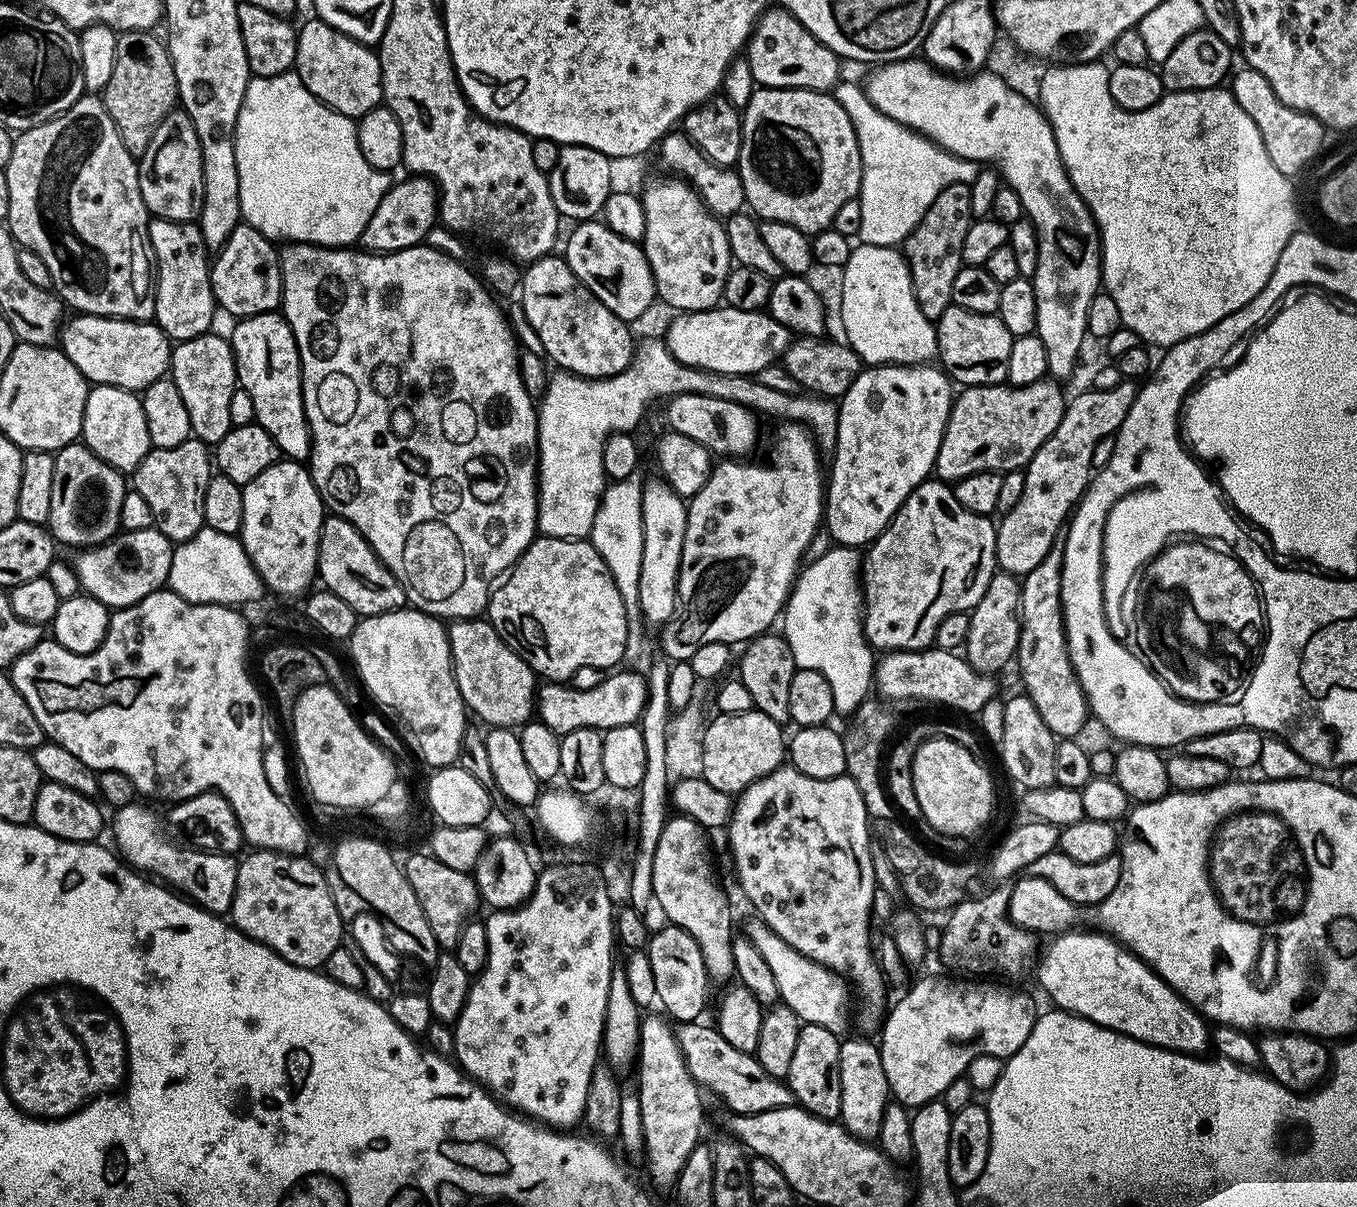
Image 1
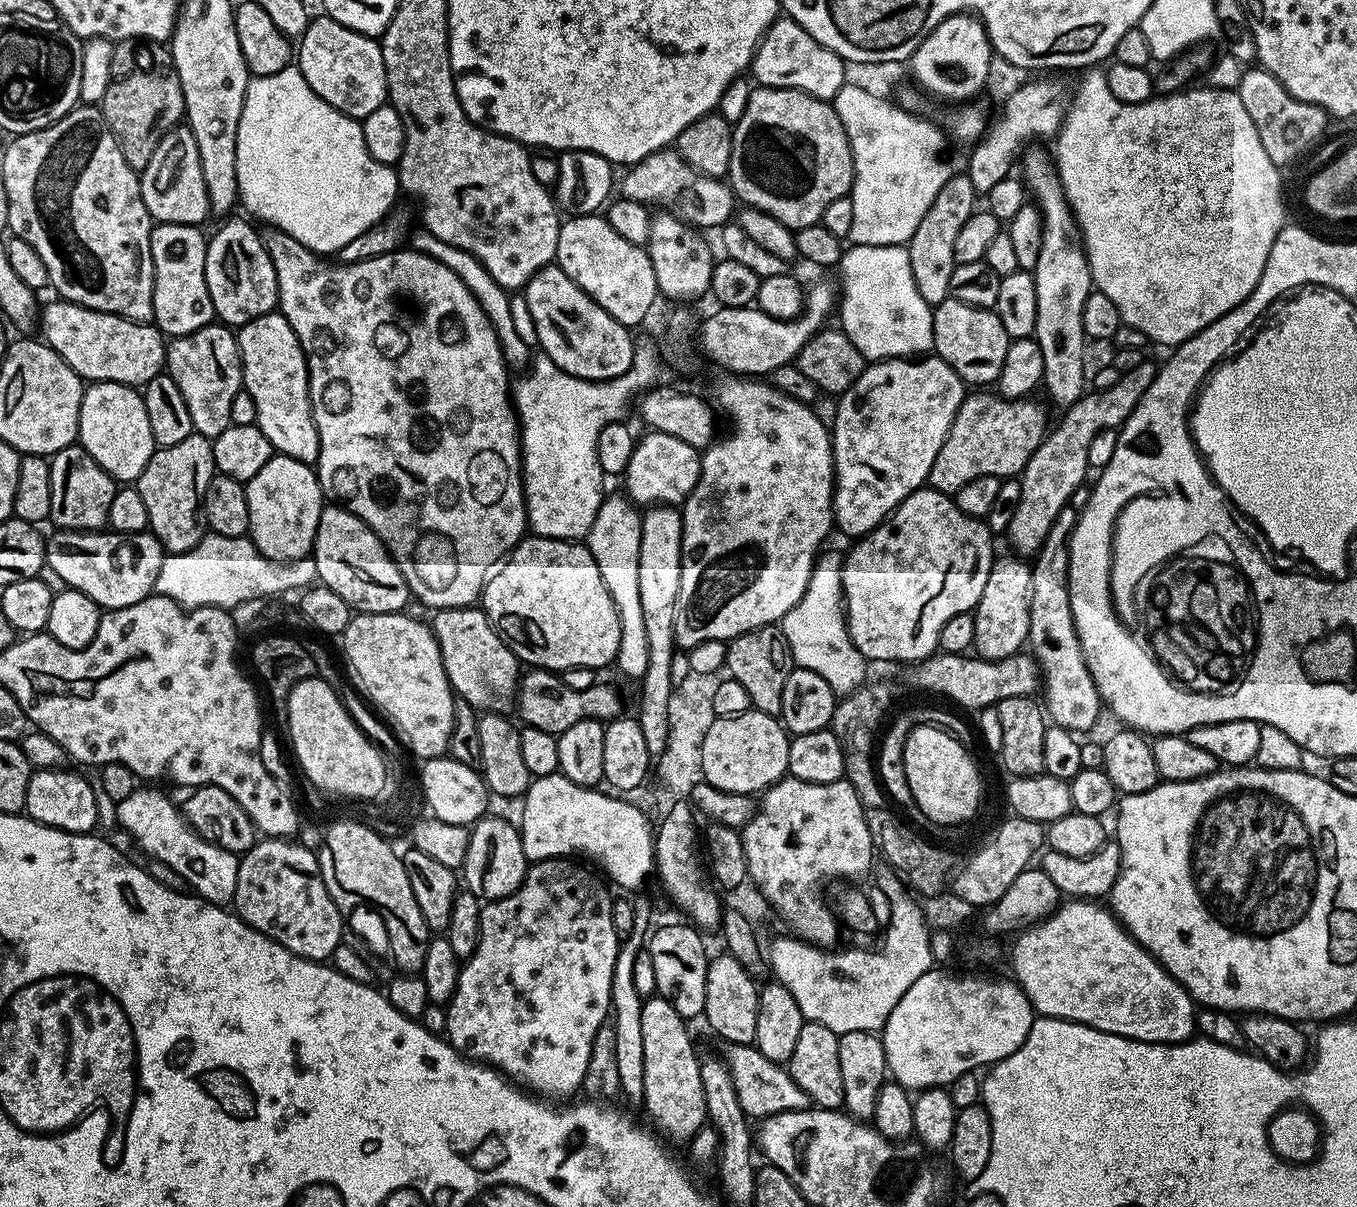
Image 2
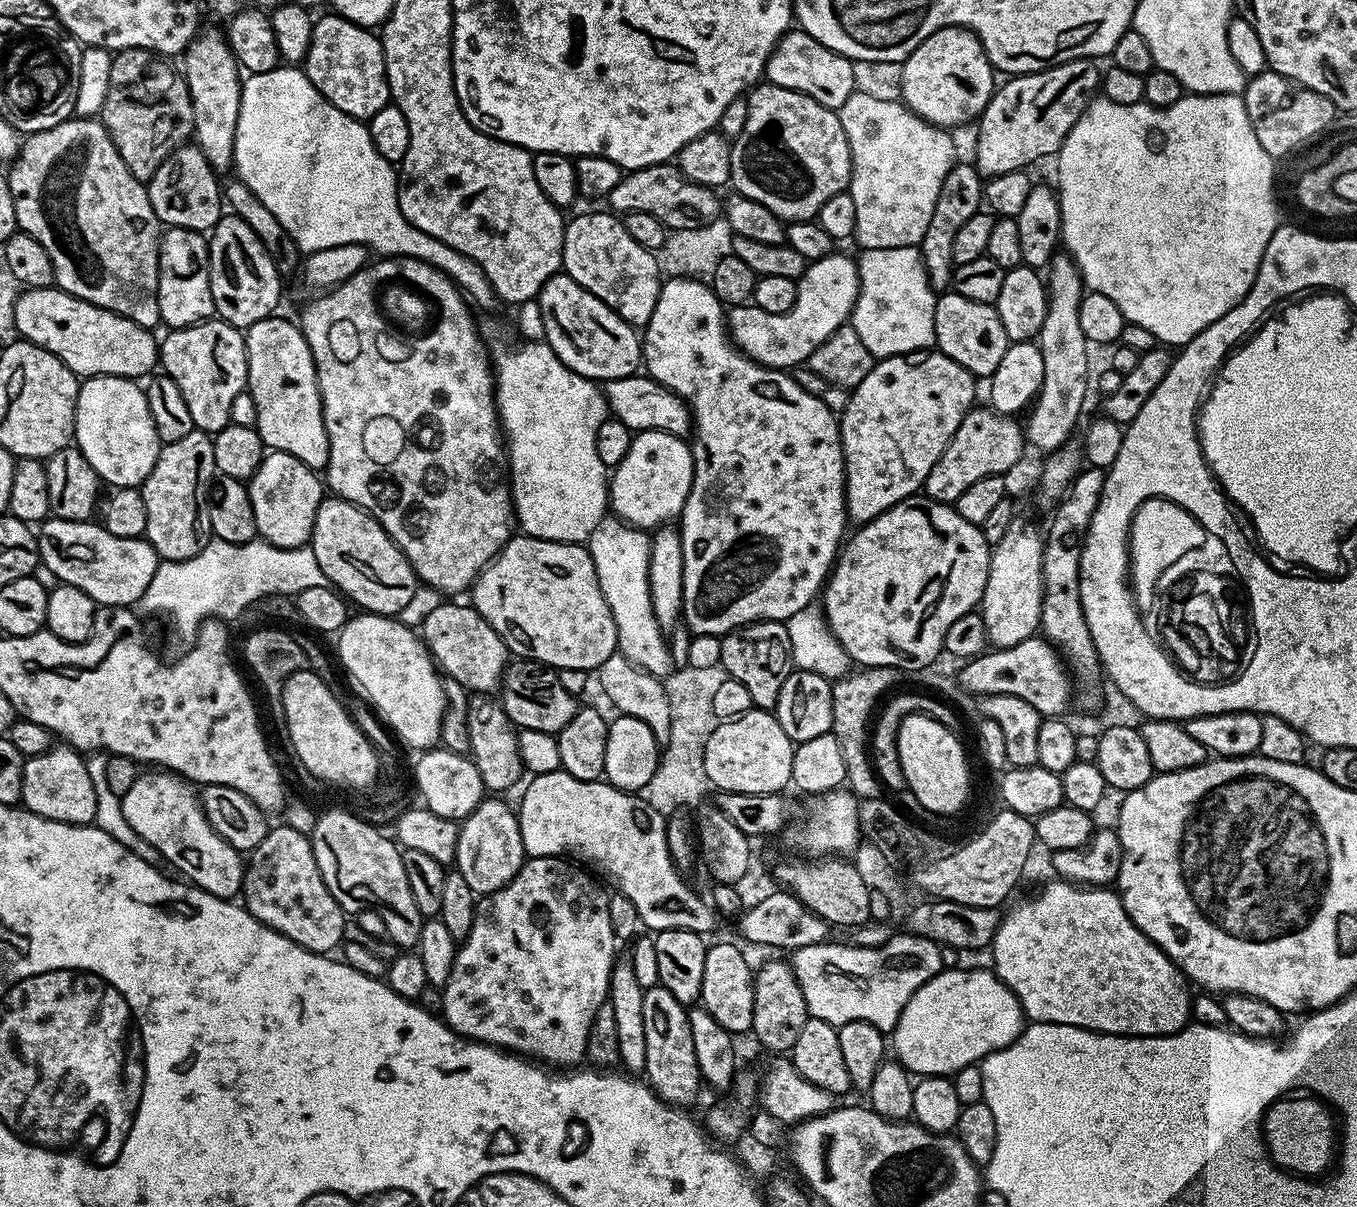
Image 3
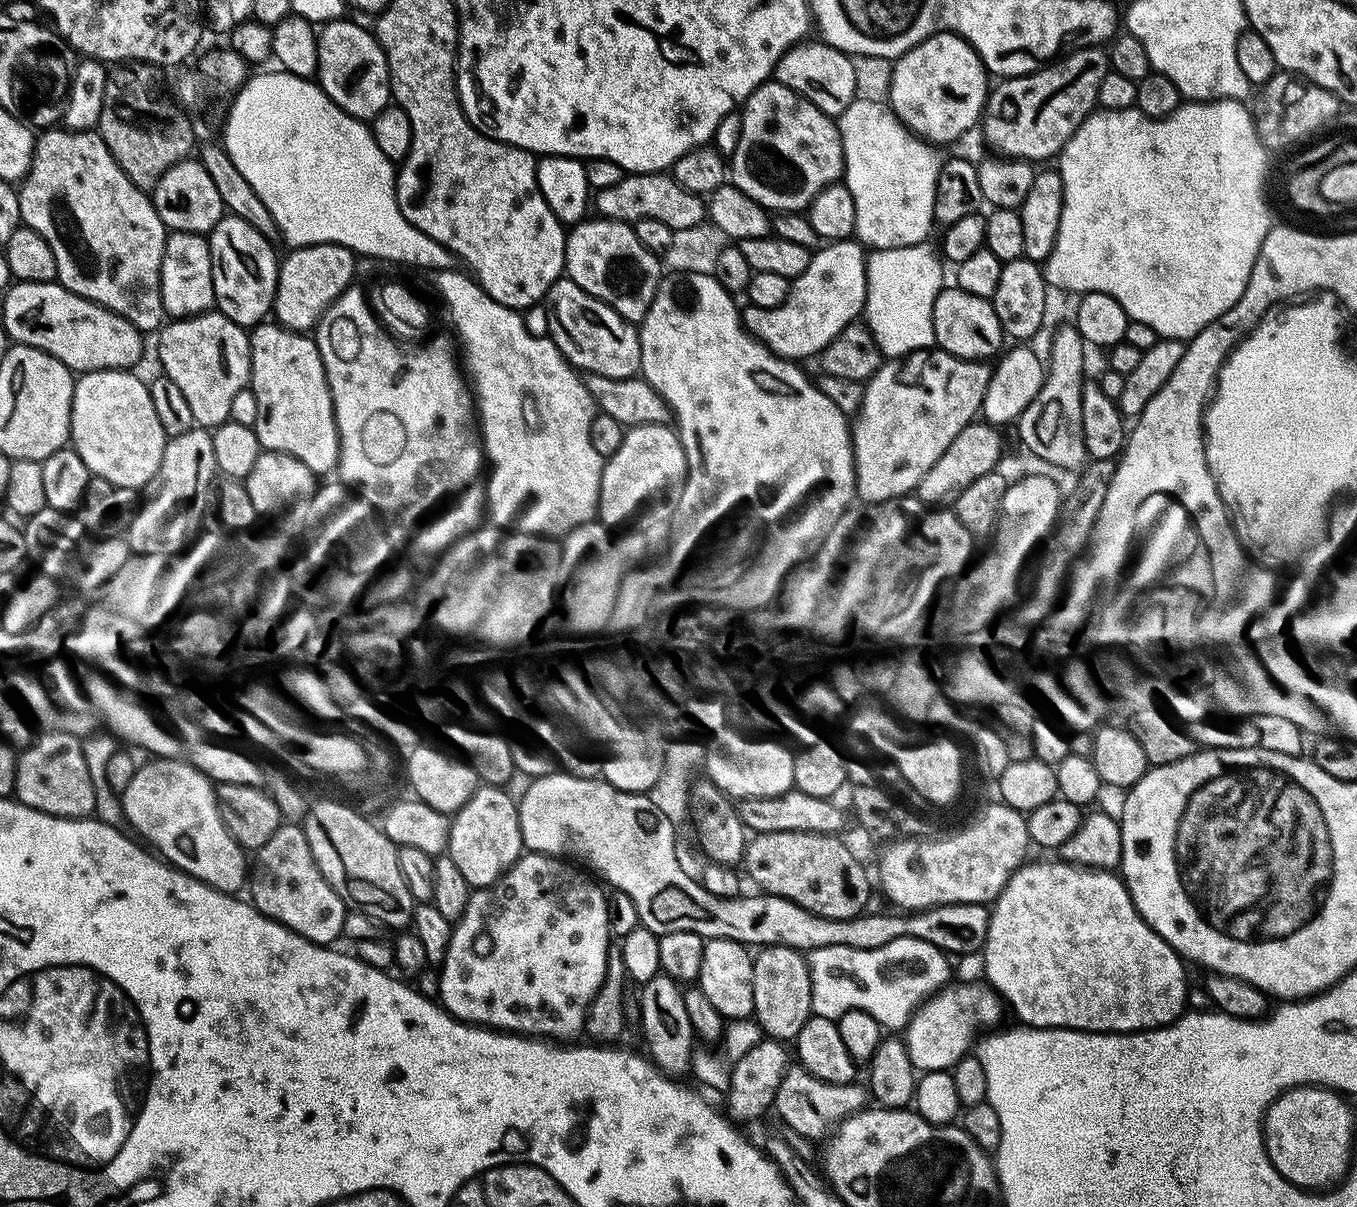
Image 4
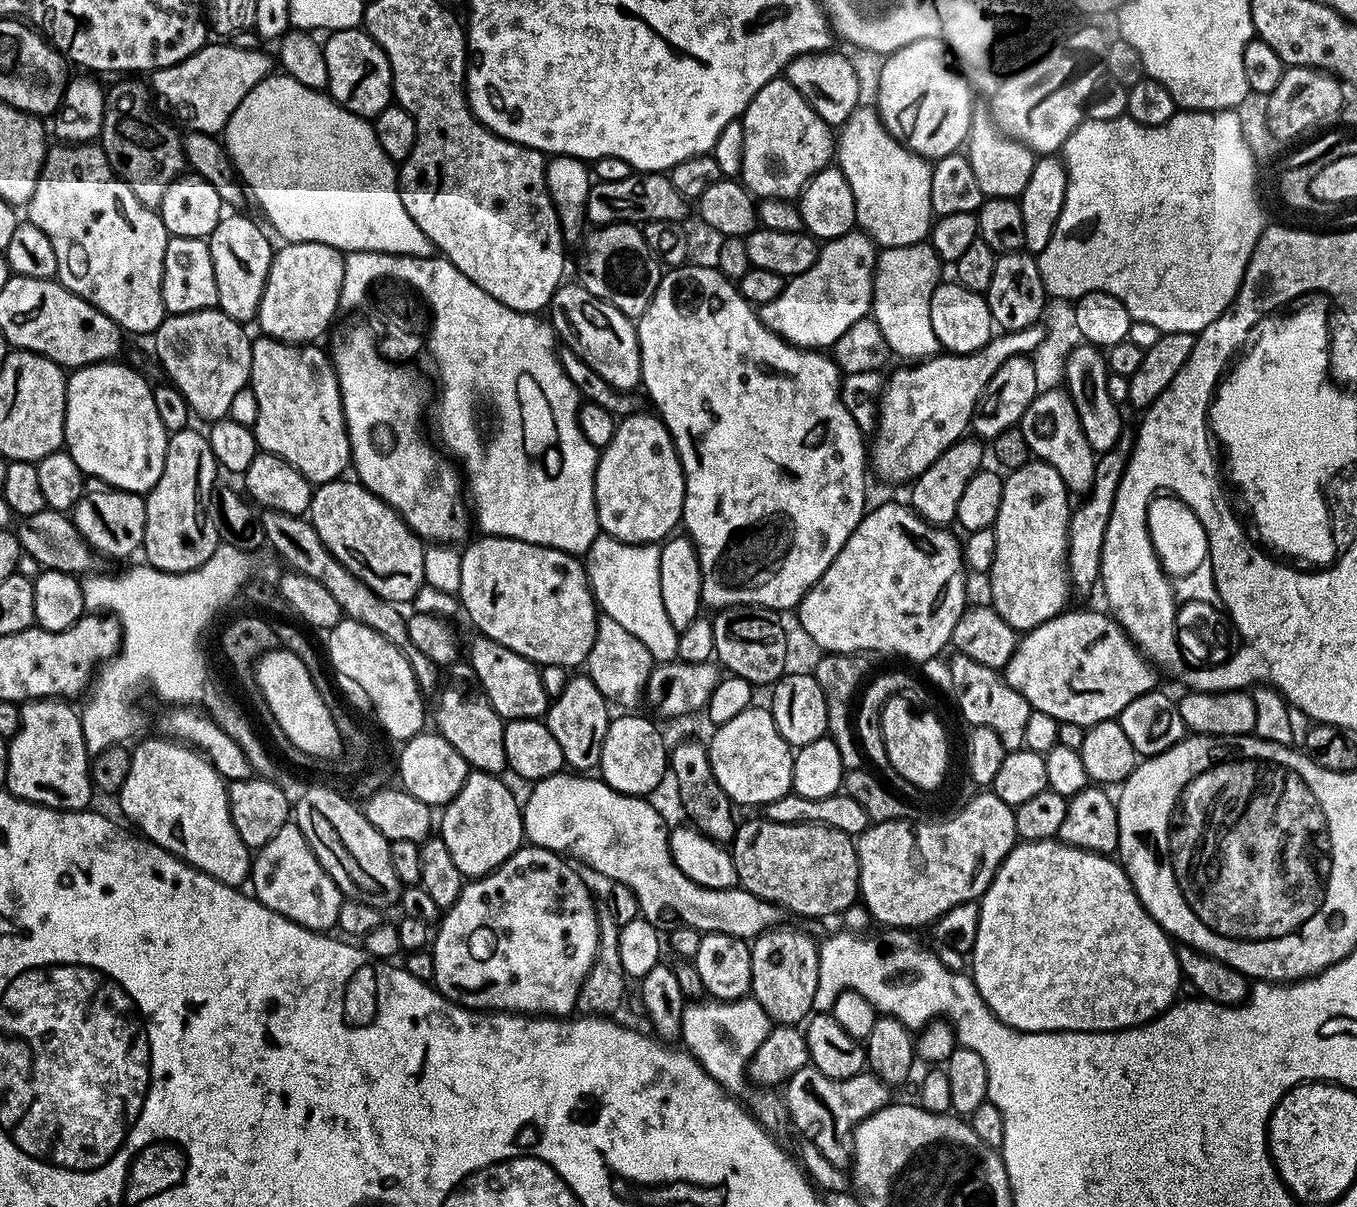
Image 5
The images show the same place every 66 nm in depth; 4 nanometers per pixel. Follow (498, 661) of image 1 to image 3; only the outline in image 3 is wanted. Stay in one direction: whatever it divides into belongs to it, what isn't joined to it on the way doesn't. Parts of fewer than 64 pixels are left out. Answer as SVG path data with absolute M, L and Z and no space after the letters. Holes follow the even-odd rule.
M441 602L426 615L418 632L424 647L447 679L462 682L469 693L492 694L495 688L497 691L501 687L504 670L510 663L510 653L500 635L477 614L476 609L464 604Z

